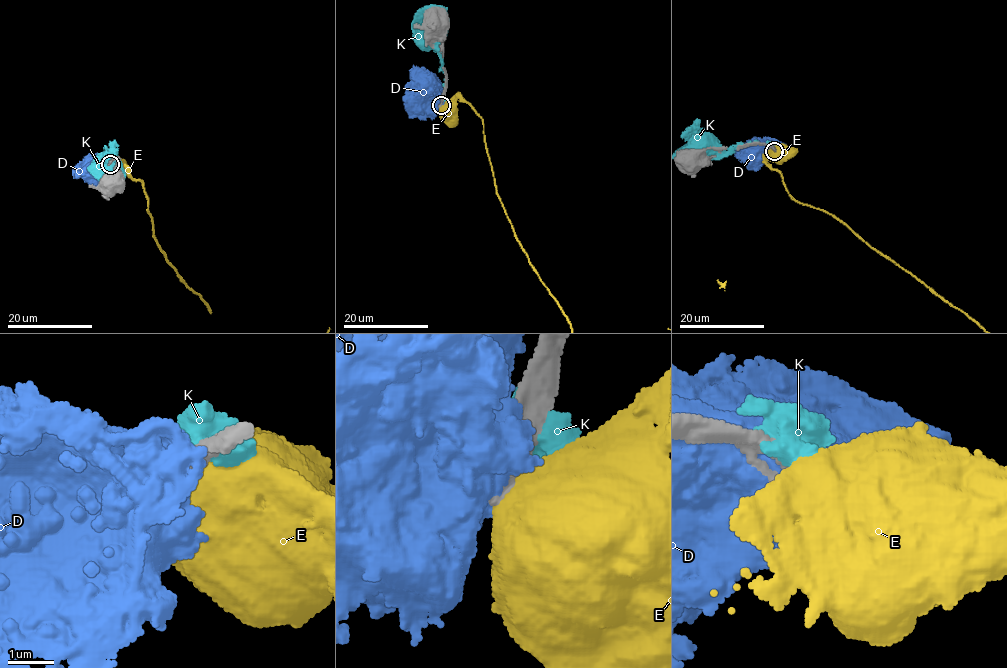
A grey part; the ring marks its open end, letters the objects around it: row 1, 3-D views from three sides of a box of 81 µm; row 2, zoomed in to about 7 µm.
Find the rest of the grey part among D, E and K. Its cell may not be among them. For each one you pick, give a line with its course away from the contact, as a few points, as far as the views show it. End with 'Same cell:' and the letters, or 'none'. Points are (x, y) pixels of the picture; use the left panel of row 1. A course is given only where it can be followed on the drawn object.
Same cell: none

